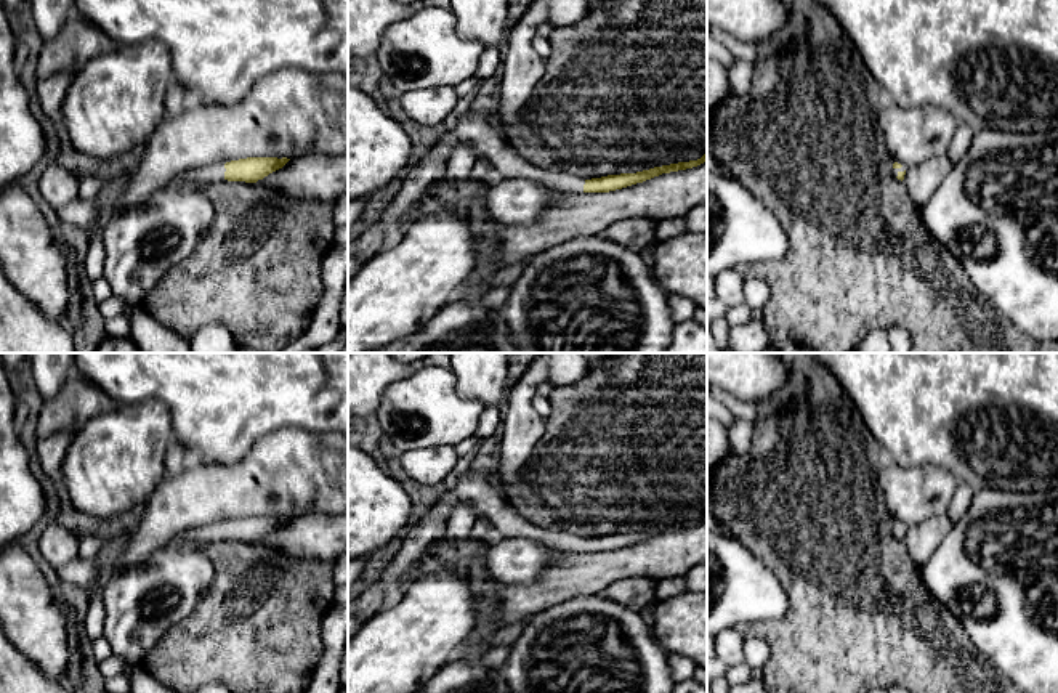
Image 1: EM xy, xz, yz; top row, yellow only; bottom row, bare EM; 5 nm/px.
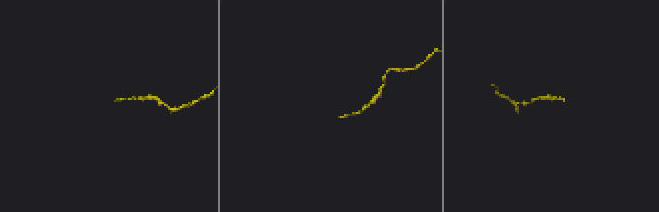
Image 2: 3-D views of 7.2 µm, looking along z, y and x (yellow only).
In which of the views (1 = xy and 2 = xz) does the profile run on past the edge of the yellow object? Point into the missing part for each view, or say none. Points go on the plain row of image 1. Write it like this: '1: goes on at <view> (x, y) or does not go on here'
1: goes on at xy (210, 533)
2: goes on at xz (472, 488)

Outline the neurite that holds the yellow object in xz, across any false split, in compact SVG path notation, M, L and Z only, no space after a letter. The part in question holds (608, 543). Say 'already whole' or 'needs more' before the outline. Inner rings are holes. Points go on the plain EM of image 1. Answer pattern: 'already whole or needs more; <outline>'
needs more; M470 472L457 480L428 512L414 521L404 533L404 542L390 560L377 584L385 589L402 586L402 578L420 566L425 550L441 539L449 517L458 504L470 504L478 518L491 521L503 537L527 537L551 545L563 552L609 552L643 542L662 533L697 526L707 521L707 513L697 520L678 521L636 533L608 534L582 539L559 531L550 531L523 518L478 472Z

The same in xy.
needs more; M247 517L226 523L207 525L194 531L186 531L173 537L168 547L181 549L184 541L216 542L216 541L245 541L256 542L269 533L282 528L290 518L282 517Z

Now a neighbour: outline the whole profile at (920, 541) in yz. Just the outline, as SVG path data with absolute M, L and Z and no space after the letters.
M947 515L930 517L925 521L906 528L904 549L915 565L923 565L952 529L954 523Z

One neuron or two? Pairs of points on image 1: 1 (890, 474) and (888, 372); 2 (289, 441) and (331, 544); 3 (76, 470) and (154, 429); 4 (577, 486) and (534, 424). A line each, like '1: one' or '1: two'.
1: two
2: two
3: one
4: two

